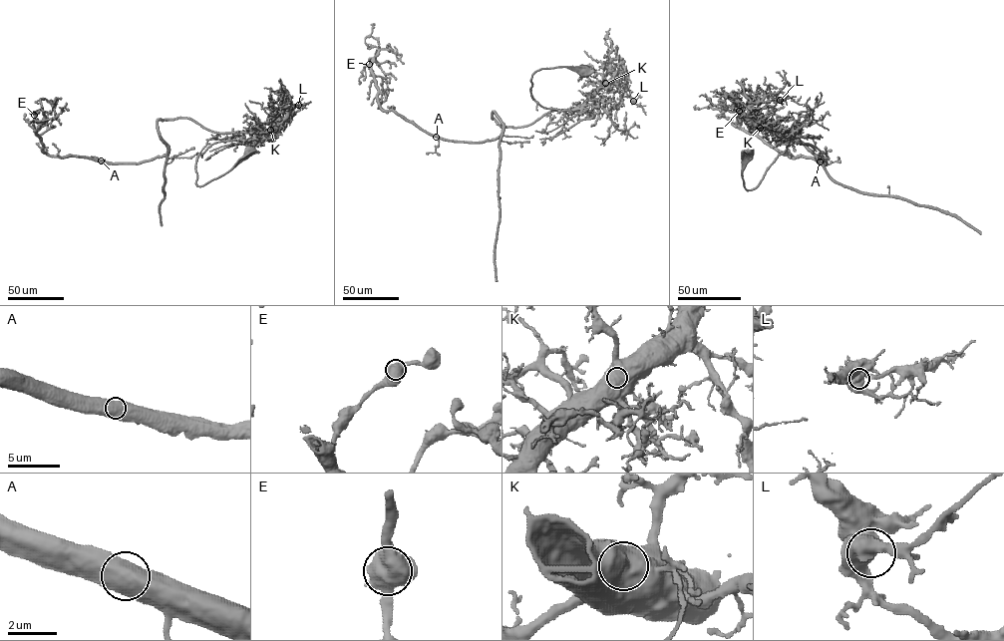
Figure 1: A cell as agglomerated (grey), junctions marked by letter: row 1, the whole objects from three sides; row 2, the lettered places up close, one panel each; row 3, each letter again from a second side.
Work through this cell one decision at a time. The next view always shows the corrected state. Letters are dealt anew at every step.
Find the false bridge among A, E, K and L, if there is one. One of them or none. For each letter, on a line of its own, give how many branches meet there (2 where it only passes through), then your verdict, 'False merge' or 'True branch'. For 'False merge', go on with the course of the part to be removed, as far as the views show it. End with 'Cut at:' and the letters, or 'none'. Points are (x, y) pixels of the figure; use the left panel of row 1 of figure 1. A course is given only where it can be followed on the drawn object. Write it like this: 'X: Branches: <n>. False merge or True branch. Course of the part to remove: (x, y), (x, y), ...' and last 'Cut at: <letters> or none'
A: Branches: 2. True branch
E: Branches: 2. True branch
K: Branches: 2. True branch
L: Branches: 2. True branch
Cut at: none

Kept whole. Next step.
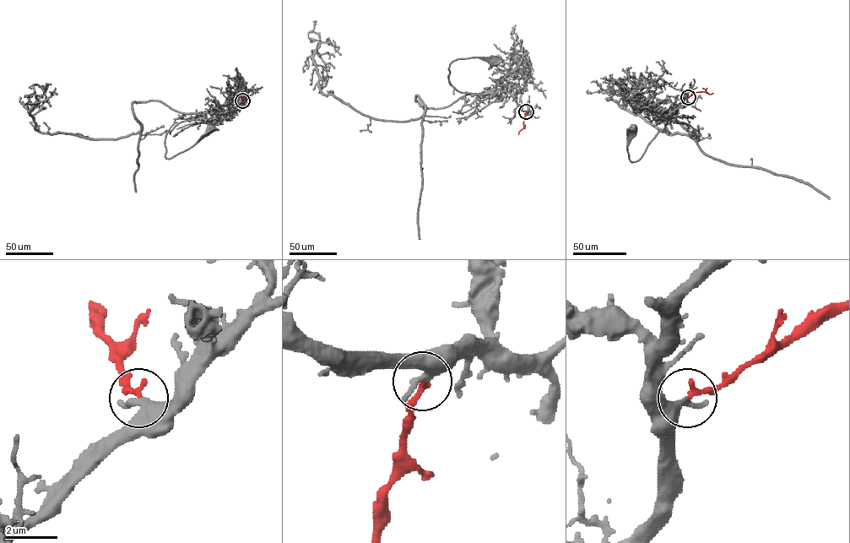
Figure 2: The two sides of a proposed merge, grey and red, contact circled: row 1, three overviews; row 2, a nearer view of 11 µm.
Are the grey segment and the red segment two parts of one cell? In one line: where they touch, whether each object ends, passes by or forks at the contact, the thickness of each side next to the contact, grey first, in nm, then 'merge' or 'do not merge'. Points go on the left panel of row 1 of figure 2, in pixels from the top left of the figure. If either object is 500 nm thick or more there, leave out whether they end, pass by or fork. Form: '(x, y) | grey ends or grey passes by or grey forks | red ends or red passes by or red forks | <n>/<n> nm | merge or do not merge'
(242, 100) | grey ends | red ends | 400/240 nm | merge

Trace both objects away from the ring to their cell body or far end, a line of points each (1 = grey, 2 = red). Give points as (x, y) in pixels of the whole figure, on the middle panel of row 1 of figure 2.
1: (526, 111), (499, 84), (473, 95), (450, 84), (453, 61), (480, 57), (495, 62)
2: (526, 111), (523, 127), (518, 134)

